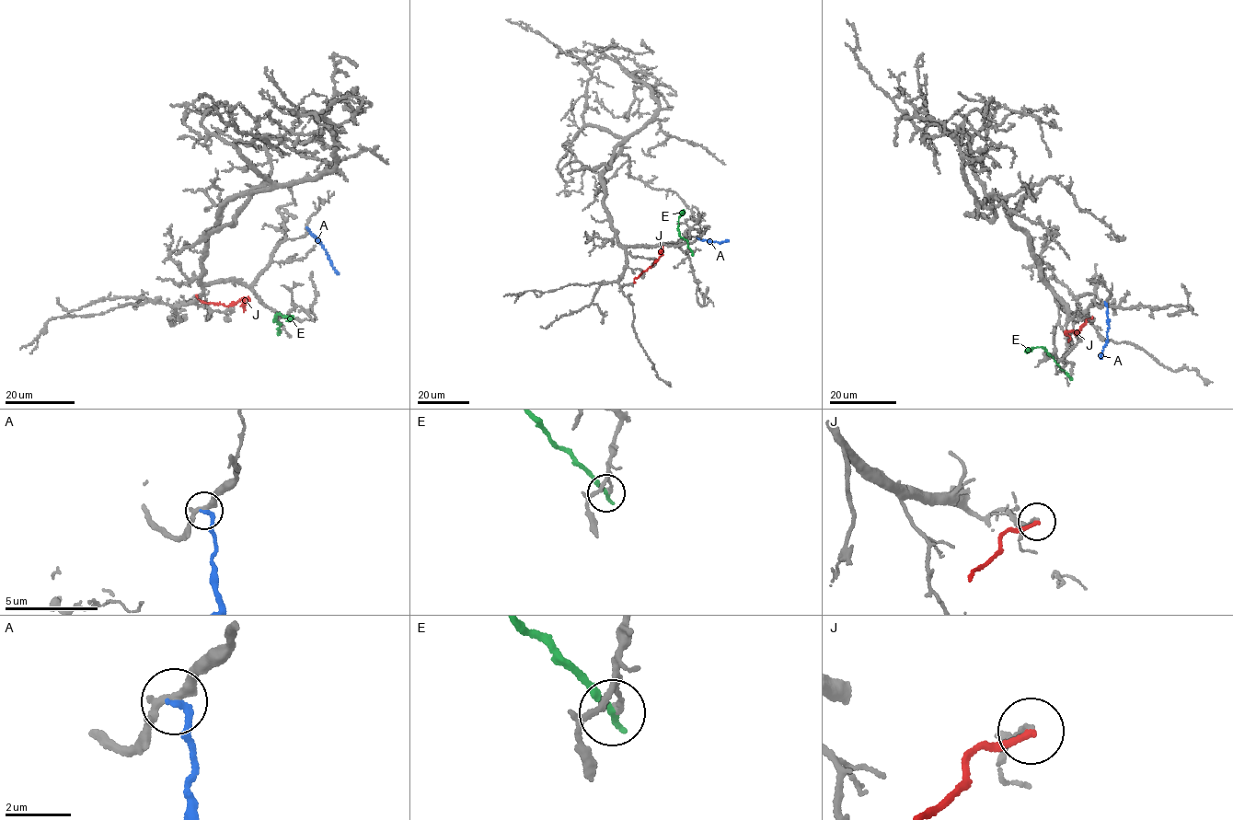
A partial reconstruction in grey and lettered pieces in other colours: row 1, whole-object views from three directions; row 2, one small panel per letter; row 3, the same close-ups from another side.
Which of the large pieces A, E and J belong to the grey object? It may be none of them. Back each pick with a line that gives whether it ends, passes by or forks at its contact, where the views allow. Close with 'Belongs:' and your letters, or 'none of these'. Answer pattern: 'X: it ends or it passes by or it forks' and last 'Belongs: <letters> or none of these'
Belongs: none of these

